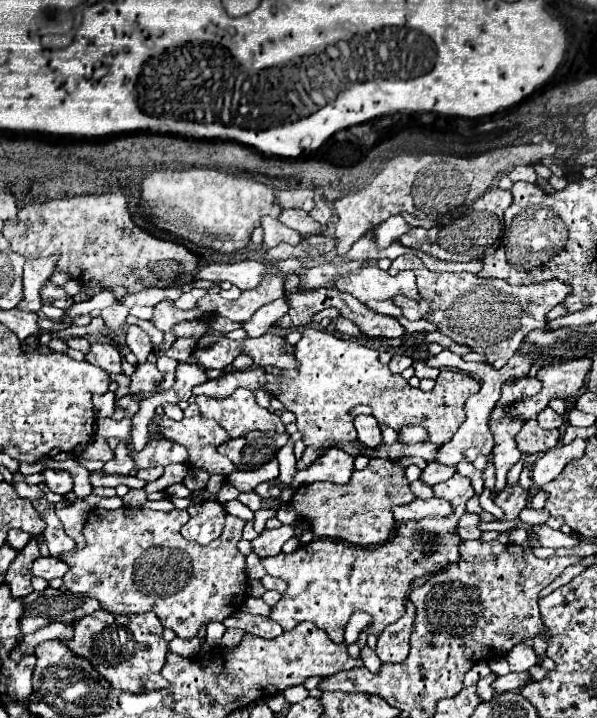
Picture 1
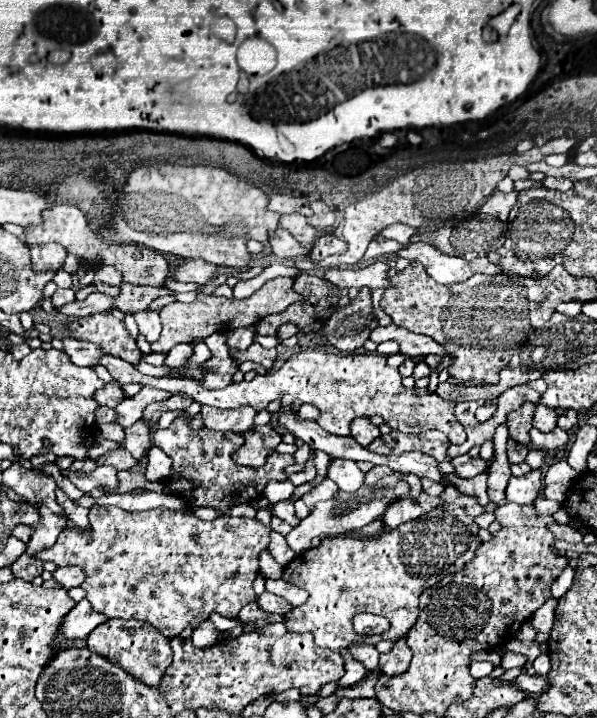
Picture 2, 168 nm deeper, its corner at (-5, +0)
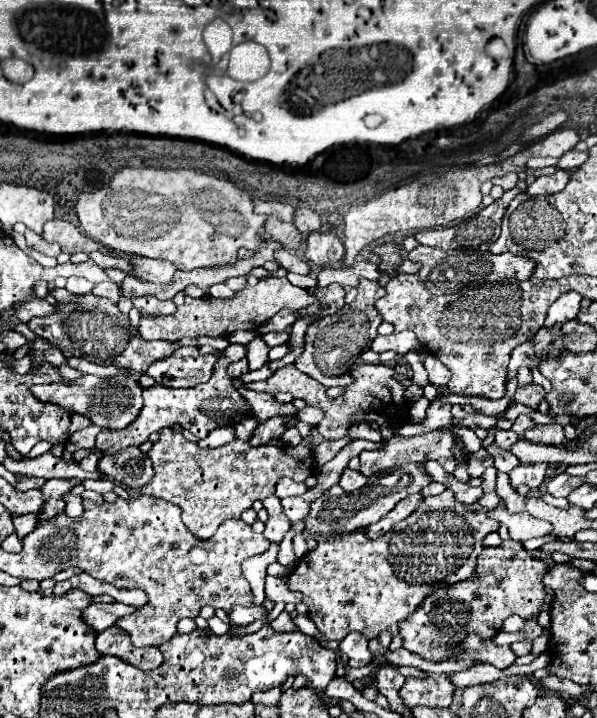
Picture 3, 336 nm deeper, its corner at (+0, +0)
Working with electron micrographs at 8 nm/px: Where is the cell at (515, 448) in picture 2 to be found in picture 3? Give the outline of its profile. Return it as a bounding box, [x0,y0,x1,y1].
[495,430,519,450]

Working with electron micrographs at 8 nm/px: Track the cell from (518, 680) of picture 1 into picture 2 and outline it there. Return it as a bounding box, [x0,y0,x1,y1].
[516,672,550,694]

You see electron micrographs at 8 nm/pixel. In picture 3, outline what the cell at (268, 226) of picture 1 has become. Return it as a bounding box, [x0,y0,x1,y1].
[275,246,309,274]

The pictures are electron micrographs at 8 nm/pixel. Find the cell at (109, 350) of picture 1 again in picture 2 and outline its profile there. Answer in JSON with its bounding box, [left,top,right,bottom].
[62,336,102,366]

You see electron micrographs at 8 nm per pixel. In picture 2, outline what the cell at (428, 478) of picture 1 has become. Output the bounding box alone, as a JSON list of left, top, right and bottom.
[452,454,488,478]

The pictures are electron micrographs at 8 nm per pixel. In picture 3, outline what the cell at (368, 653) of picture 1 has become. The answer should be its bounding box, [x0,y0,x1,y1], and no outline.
[339,632,373,668]

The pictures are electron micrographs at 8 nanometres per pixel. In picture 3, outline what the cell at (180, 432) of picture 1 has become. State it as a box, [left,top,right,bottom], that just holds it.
[141,428,313,540]

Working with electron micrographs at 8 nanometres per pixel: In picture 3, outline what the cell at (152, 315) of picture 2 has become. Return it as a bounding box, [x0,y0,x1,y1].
[133,296,175,316]

